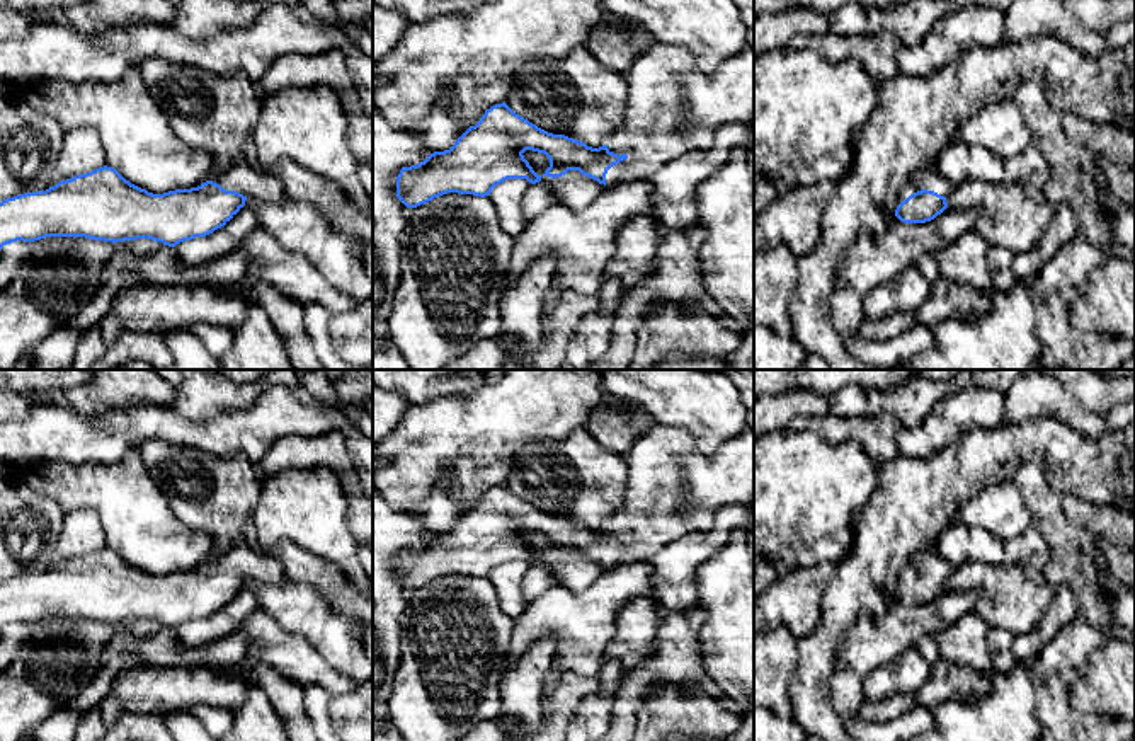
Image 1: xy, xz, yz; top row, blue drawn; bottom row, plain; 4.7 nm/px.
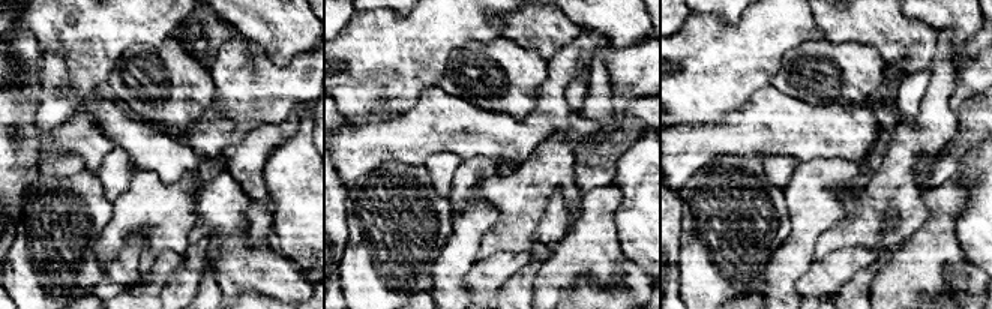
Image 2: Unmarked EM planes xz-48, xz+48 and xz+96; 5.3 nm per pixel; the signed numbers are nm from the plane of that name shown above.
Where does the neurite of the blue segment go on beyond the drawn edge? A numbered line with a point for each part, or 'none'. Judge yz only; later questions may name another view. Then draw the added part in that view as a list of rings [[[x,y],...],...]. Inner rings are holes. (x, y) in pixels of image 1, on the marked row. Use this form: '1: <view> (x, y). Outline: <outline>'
1: yz (929, 179). Outline: [[[936,167],[917,172],[902,189],[902,196],[907,199],[910,194],[922,189],[934,191],[944,198],[948,198],[951,192],[950,184],[941,177]]]

